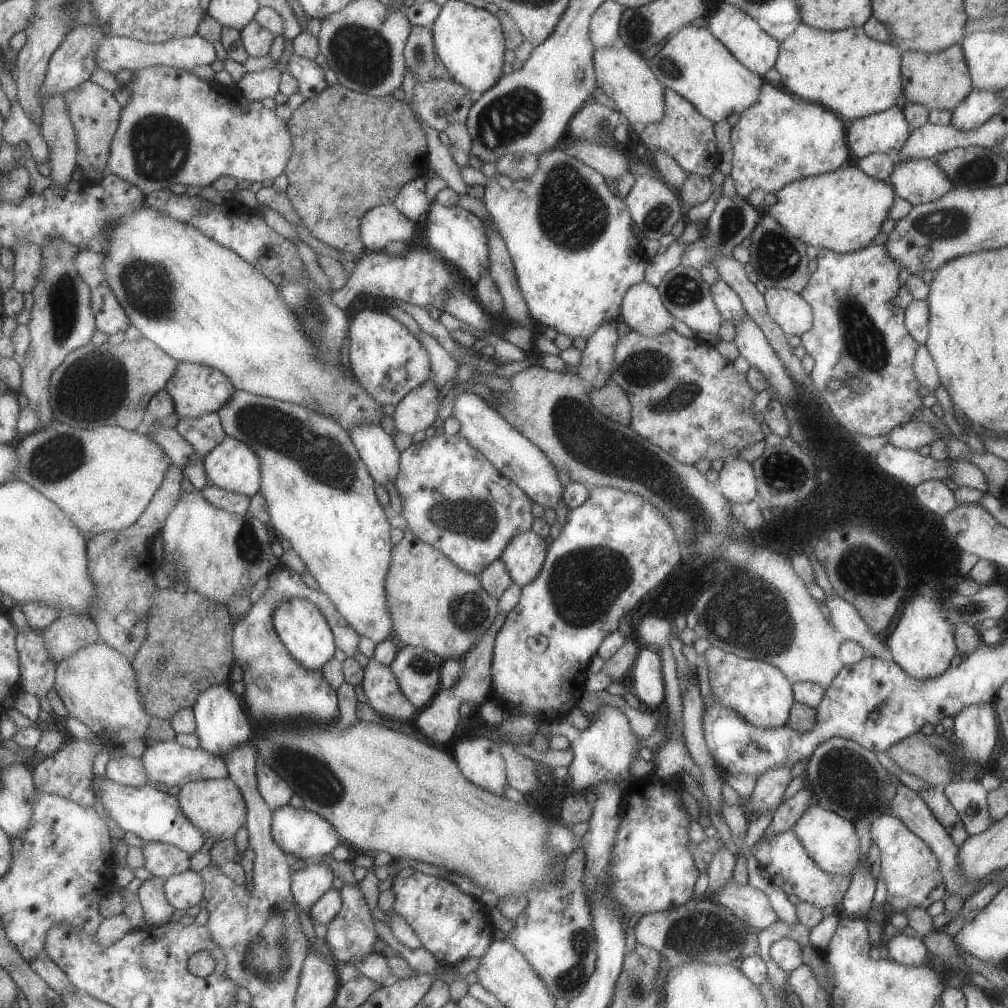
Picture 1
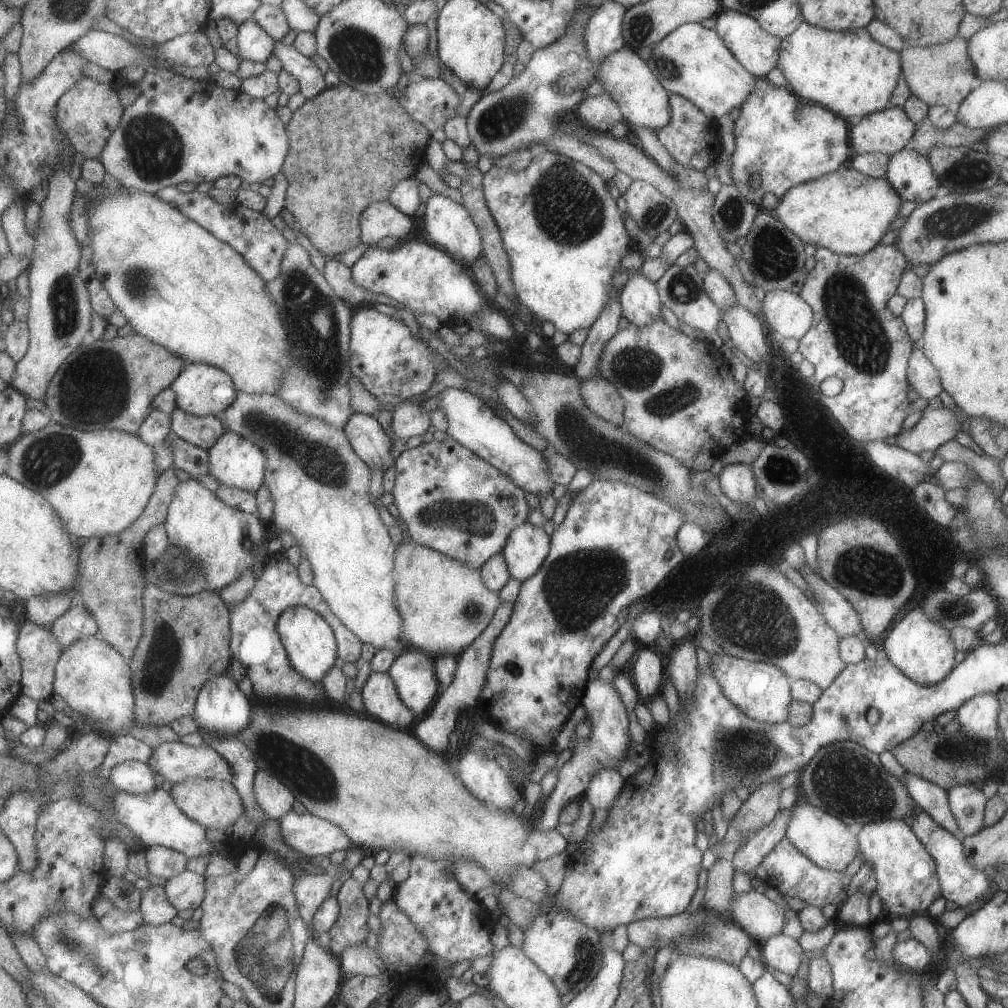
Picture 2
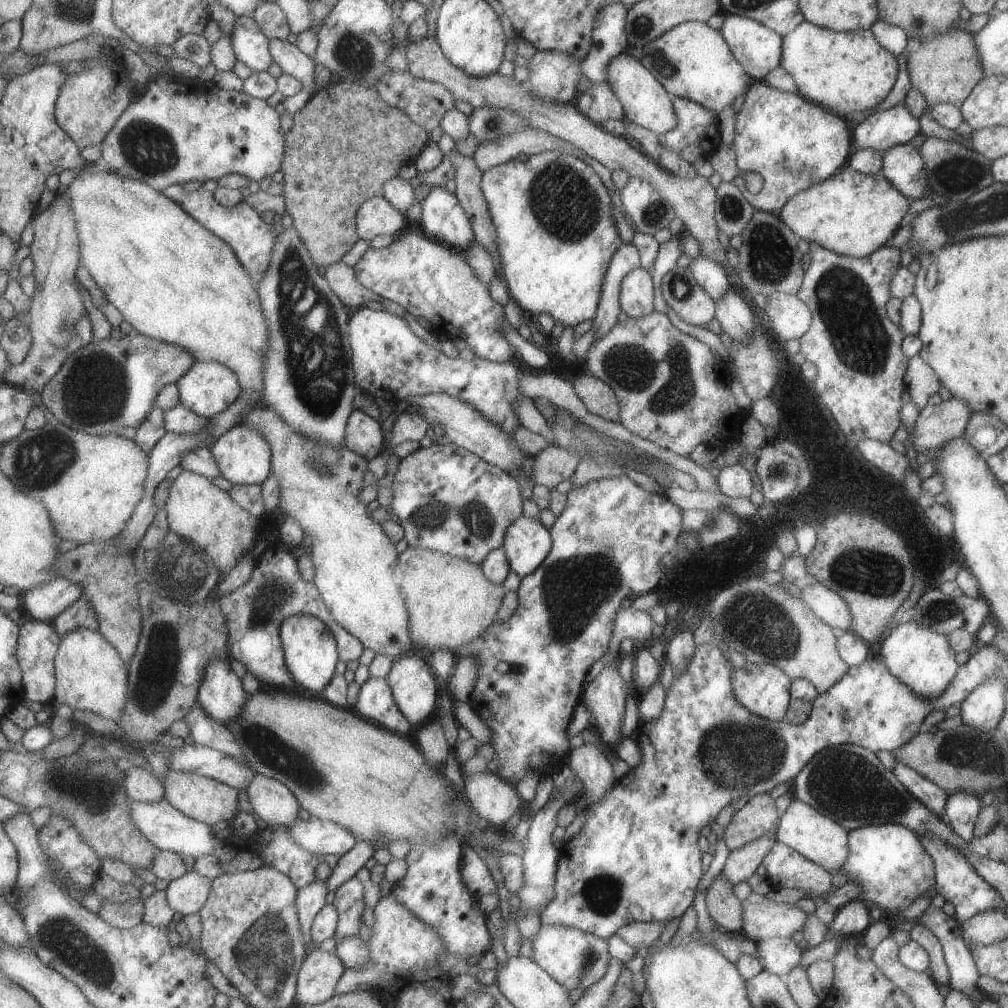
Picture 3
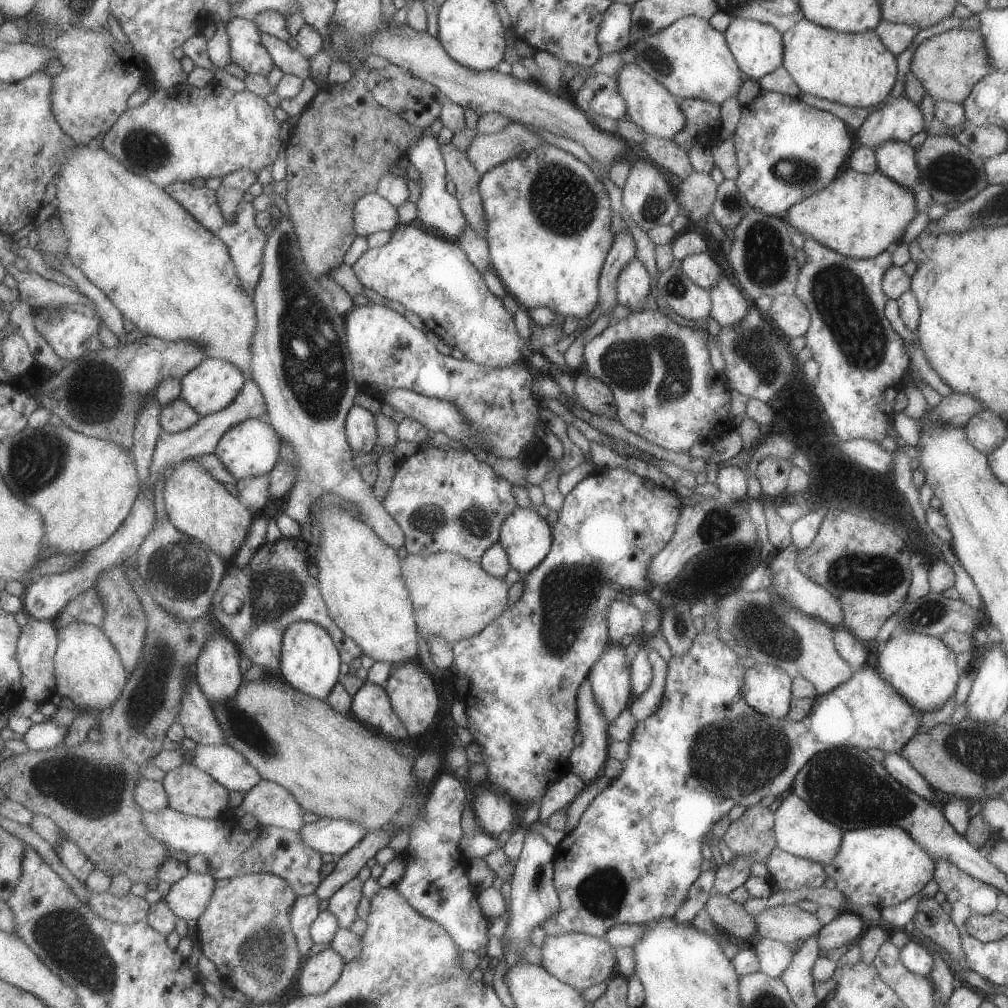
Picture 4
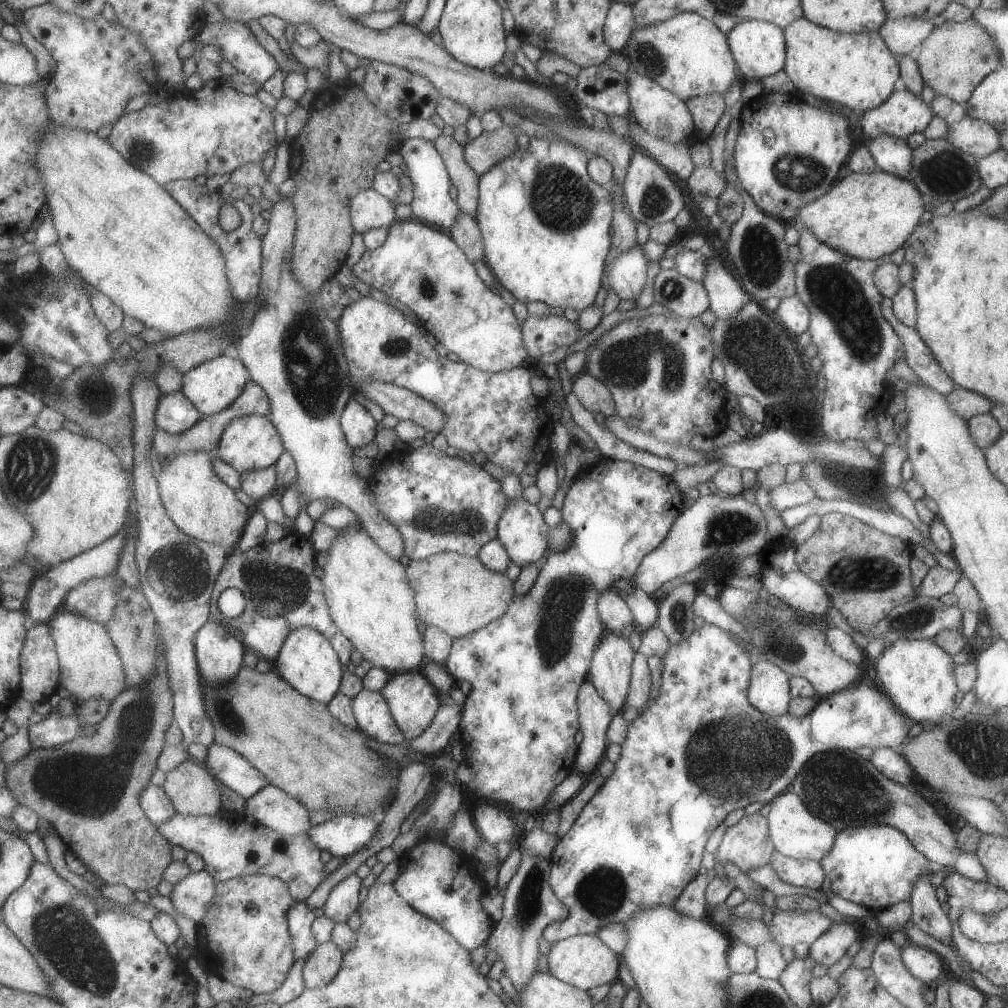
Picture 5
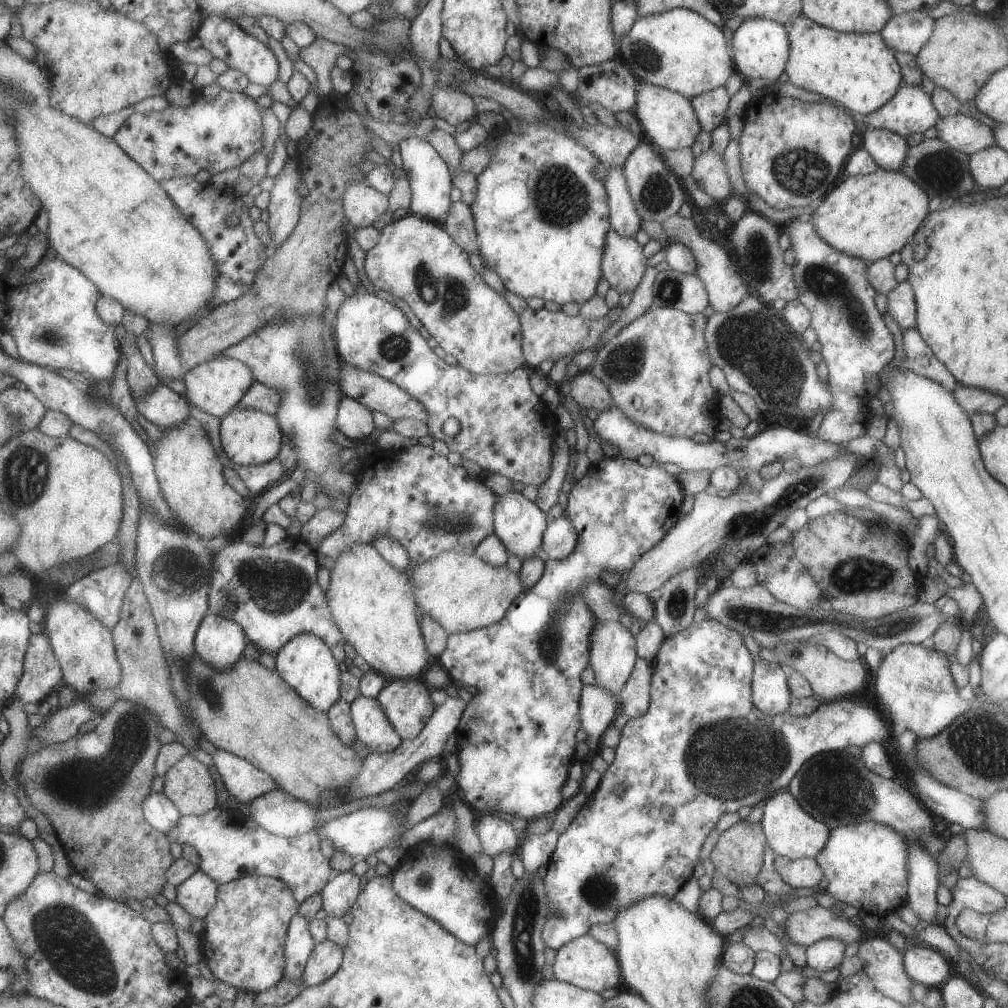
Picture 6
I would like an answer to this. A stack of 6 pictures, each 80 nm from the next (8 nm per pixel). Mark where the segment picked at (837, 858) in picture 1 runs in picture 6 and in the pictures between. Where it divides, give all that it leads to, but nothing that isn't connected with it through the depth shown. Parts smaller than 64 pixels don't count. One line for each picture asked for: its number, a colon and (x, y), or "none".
2: (823, 838)
3: (813, 835)
4: (798, 830)
5: (795, 832)
6: (790, 832)

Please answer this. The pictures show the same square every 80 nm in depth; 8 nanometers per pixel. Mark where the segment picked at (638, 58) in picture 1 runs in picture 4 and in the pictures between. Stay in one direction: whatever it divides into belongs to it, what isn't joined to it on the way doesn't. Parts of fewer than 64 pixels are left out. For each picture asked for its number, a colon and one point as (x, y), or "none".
2: (624, 76)
3: (645, 102)
4: (648, 104)

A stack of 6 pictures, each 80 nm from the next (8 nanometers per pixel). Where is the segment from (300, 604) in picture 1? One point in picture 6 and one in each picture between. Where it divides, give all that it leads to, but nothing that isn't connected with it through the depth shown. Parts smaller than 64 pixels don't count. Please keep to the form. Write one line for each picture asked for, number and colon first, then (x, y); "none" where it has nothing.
2: (312, 644)
3: (312, 652)
4: (311, 660)
5: (308, 660)
6: (307, 662)

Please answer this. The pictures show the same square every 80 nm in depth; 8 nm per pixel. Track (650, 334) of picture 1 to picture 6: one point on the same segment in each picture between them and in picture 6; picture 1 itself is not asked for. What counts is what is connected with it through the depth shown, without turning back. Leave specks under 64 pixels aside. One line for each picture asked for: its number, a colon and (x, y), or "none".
2: (640, 304)
3: (635, 296)
4: (632, 285)
5: (626, 272)
6: (622, 264)

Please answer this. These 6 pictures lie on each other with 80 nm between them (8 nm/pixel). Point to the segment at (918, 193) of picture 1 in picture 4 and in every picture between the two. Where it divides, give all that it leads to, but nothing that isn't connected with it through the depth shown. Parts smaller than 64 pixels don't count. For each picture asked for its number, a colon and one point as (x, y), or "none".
2: (909, 173)
3: (902, 165)
4: (895, 159)

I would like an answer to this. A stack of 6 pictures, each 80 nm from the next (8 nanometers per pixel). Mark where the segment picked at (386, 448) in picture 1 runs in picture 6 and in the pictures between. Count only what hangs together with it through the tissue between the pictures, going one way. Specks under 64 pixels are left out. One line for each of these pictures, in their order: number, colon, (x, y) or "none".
2: (366, 437)
3: (363, 436)
4: (360, 431)
5: (359, 428)
6: (354, 421)

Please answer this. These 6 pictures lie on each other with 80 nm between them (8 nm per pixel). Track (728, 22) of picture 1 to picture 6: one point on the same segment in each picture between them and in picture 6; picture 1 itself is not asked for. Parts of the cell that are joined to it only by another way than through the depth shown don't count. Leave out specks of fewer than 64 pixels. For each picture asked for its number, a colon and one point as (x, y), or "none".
2: (756, 50)
3: (757, 49)
4: (757, 48)
5: (758, 48)
6: (760, 48)

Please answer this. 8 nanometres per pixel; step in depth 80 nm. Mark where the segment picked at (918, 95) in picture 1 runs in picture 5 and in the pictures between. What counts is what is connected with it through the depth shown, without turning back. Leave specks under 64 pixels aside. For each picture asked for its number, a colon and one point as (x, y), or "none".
2: (941, 74)
3: (944, 69)
4: (947, 65)
5: (955, 56)

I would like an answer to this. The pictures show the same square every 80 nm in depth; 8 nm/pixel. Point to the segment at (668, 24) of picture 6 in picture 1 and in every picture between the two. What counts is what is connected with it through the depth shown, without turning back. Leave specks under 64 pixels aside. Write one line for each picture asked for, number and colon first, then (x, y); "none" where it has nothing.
1: (693, 63)
2: (691, 61)
3: (692, 60)
4: (689, 58)
5: (687, 55)

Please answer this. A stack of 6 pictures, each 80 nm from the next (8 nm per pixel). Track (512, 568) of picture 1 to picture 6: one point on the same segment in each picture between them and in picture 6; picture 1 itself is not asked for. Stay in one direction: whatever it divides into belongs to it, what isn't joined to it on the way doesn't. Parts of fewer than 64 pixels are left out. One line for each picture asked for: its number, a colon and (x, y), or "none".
2: (526, 546)
3: (526, 542)
4: (525, 536)
5: (522, 532)
6: (519, 524)

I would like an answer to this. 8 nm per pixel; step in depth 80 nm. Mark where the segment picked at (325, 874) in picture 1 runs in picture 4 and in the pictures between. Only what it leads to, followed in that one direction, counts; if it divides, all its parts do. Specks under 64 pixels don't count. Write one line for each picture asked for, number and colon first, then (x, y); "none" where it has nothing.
2: (312, 890)
3: (312, 898)
4: (306, 910)

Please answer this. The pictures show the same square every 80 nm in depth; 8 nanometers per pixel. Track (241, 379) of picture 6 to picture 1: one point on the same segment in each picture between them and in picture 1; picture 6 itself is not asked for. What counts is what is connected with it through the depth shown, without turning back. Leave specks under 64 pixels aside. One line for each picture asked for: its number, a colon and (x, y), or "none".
1: (197, 390)
2: (202, 390)
3: (210, 388)
4: (215, 383)
5: (216, 385)

